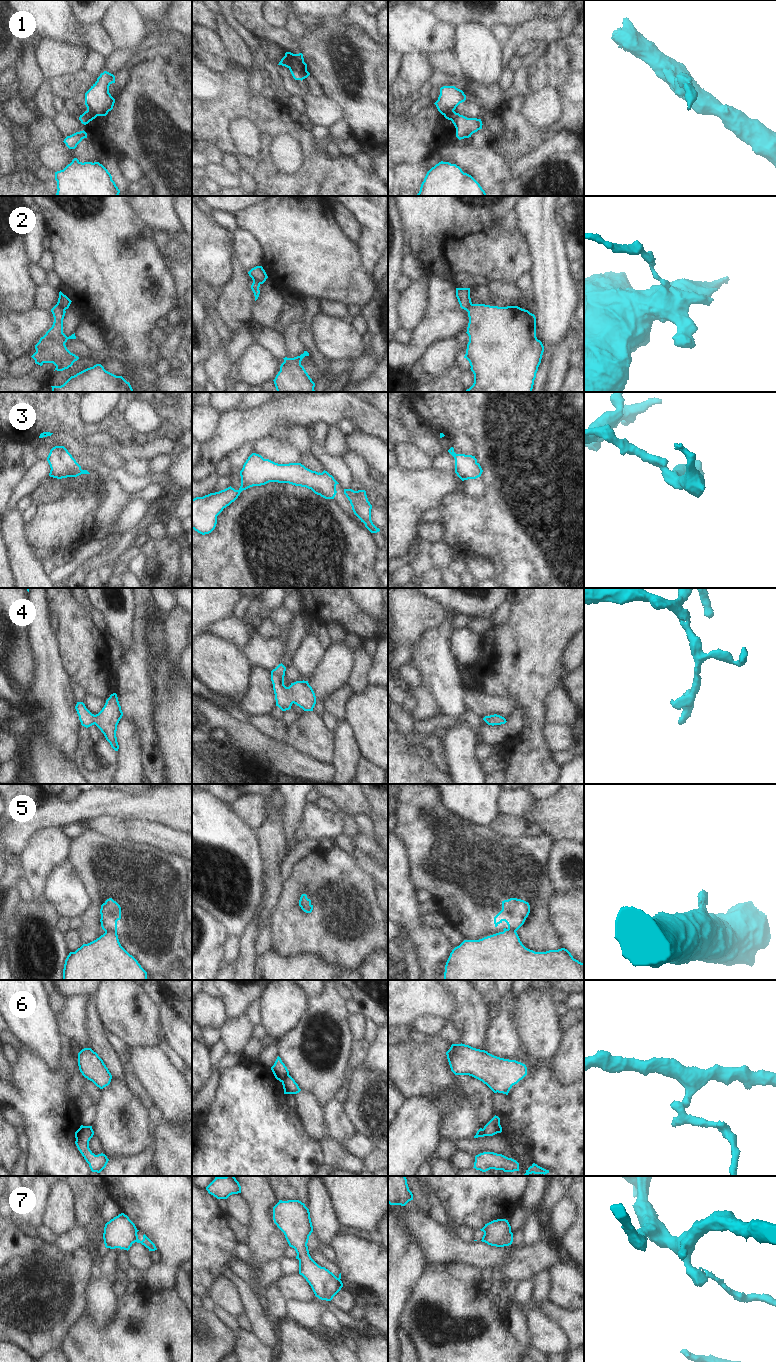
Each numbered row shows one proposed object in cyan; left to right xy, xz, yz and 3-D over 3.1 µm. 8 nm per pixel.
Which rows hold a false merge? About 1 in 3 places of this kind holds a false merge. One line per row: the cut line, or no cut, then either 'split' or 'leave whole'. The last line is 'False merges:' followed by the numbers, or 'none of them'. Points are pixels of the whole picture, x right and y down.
1: cut xz (285, 55), (293, 71), (292, 74); split
2: cut xy (56, 304), (64, 310); split
3: cut none; leave whole
4: cut none; leave whole
5: cut xy (105, 931), (111, 931), (117, 937); split
6: cut xz (288, 1074), (282, 1082); split
7: cut xy (136, 1229), (134, 1241); split
False merges: 1, 2, 5, 6, 7

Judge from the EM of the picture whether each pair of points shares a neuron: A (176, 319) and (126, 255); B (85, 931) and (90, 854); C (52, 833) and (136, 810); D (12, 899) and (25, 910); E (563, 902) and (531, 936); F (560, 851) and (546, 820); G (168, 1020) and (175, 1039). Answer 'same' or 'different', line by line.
A: different
B: same
C: different
D: different
E: different
F: different
G: same

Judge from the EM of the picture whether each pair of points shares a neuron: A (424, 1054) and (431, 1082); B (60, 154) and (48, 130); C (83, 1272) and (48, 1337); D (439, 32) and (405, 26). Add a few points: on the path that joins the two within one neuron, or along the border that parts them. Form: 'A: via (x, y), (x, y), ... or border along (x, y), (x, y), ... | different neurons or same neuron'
A: via (424, 1061), (424, 1069), (428, 1075) | same neuron
B: border along (62, 141), (49, 141), (43, 144), (35, 154) | different neurons
C: via (75, 1288), (74, 1298), (64, 1321) | same neuron
D: via (431, 29), (413, 28) | same neuron

